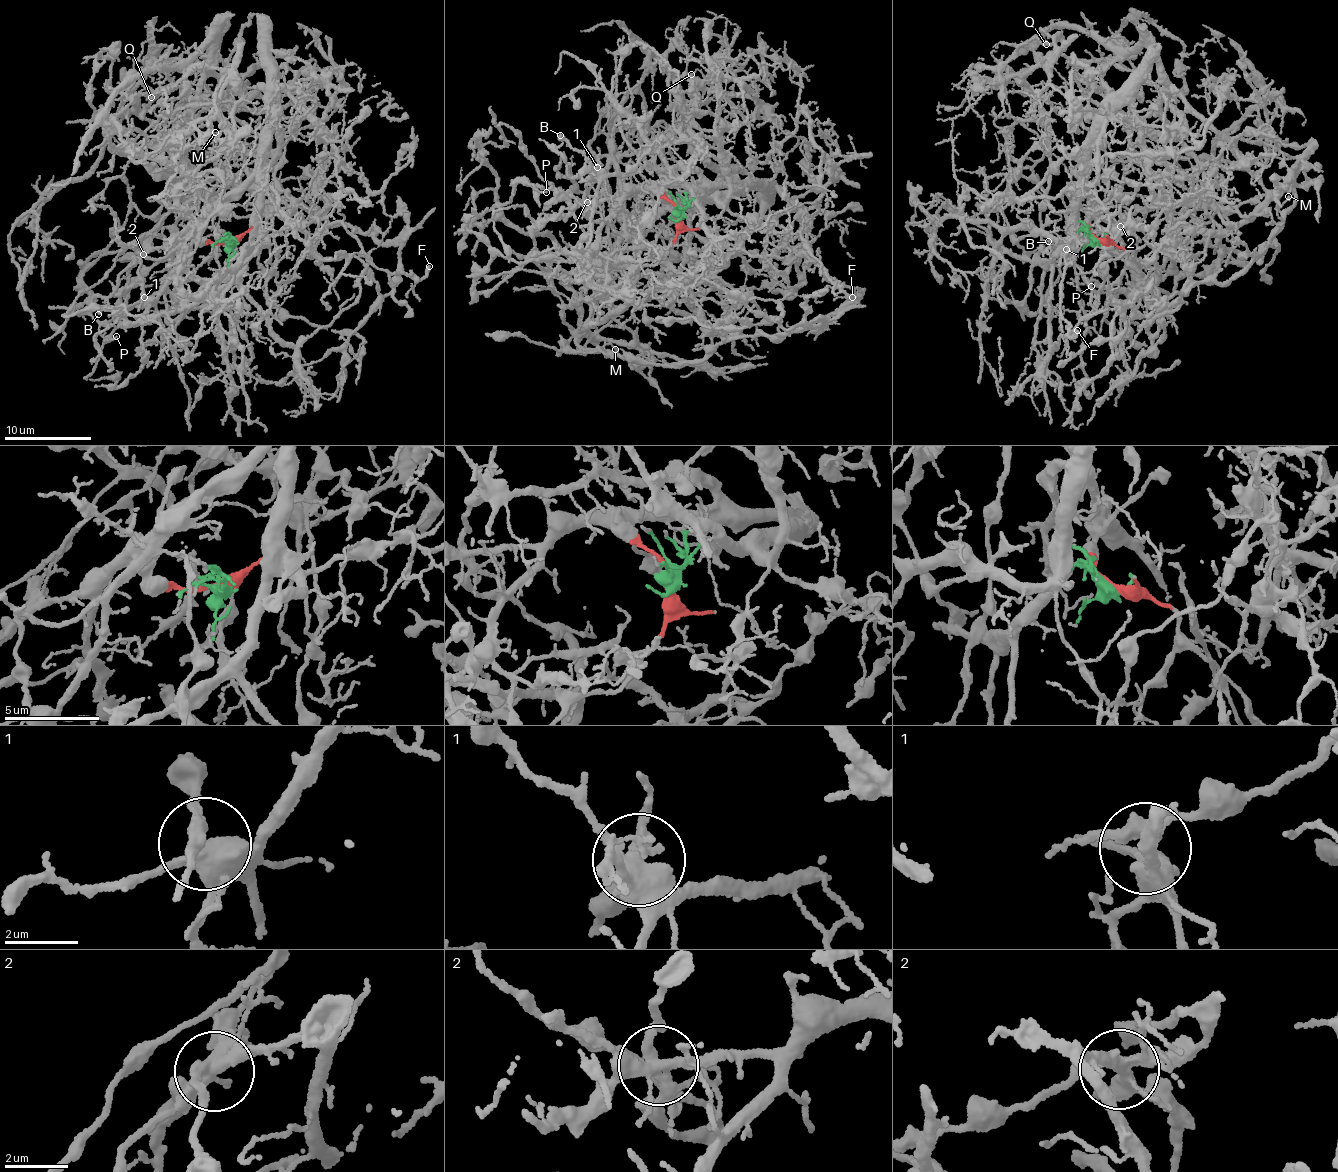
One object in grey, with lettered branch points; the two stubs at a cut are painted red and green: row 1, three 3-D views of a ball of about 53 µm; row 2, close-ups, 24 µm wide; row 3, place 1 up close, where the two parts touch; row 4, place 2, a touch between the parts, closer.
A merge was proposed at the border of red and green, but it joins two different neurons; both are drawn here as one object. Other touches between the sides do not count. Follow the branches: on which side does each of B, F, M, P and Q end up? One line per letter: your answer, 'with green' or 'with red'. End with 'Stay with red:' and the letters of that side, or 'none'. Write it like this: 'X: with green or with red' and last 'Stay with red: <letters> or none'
B: with green
F: with green
M: with red
P: with green
Q: with green
Stay with red: M

